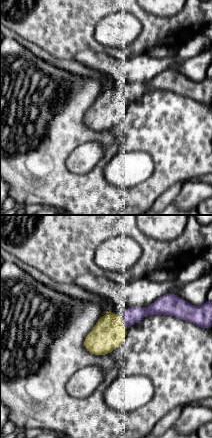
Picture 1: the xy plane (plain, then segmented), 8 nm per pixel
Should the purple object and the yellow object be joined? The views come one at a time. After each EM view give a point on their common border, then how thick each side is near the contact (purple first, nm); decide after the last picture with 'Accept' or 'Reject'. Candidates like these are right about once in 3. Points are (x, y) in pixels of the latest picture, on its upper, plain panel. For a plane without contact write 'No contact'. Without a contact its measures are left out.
Touches purple at (123, 98). Thickness 140 nm (purple) against 260 nm

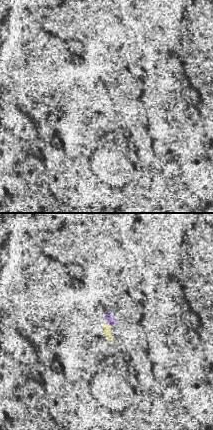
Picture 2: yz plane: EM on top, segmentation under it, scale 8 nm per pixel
Touches purple at (108, 99). Thickness 80 nm (purple) against 60 nm

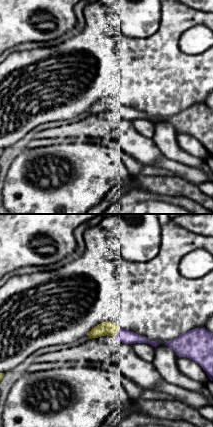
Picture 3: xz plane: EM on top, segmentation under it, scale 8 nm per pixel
Touches purple at (117, 109). Thickness 110 nm (purple) against 110 nm

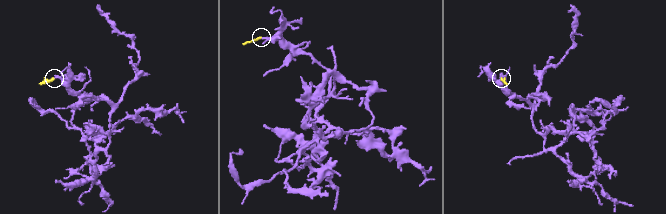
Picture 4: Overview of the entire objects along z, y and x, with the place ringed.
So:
Accept

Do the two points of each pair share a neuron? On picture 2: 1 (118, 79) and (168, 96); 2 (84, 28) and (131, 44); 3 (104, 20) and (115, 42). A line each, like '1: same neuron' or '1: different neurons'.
1: different neurons
2: same neuron
3: same neuron

